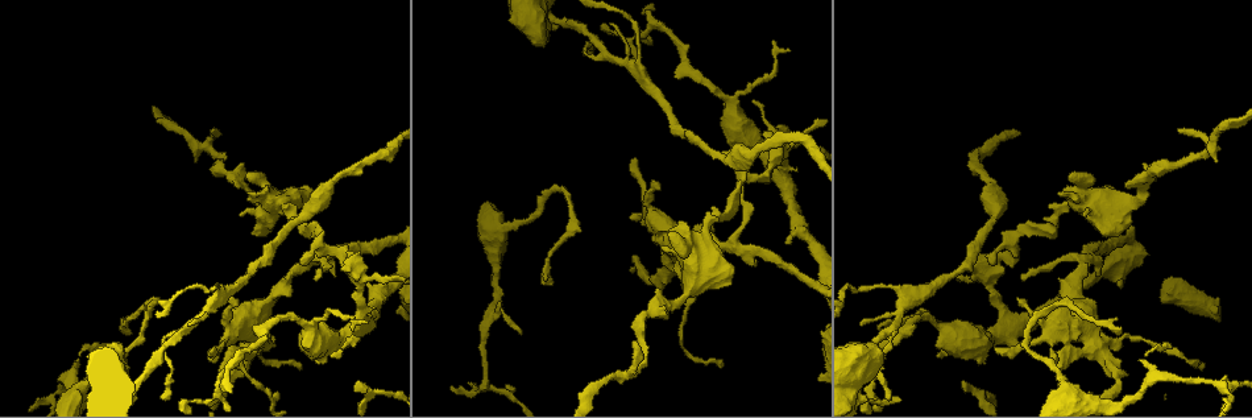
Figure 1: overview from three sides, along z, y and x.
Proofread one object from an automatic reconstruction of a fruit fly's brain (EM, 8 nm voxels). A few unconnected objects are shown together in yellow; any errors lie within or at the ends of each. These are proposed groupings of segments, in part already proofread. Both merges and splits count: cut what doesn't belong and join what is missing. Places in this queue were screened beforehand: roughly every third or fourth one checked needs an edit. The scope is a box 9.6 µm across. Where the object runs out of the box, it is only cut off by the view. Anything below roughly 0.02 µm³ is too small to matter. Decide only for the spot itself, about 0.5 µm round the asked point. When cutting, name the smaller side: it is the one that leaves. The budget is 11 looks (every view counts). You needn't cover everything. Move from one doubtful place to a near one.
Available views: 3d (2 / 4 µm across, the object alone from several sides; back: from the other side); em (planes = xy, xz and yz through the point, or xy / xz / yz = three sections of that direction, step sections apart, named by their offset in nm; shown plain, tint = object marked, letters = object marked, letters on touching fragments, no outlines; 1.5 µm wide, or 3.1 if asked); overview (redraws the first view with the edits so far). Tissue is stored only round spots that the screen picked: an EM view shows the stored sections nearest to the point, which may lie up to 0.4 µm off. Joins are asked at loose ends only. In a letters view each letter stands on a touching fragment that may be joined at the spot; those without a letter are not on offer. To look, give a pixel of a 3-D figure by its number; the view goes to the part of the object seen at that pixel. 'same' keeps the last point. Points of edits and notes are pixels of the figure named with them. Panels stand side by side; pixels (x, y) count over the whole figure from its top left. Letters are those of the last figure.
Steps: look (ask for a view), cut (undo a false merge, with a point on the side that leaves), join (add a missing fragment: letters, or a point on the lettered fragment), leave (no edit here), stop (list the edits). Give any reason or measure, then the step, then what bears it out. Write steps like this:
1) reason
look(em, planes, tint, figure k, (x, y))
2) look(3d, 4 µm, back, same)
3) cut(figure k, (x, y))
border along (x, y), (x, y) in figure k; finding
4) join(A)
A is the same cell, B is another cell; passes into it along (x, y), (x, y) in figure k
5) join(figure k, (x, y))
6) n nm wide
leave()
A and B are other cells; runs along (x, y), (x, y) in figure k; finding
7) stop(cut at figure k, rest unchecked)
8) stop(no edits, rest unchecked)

branch stops here
look(em, planes, letters, figure 1, (1119, 333))

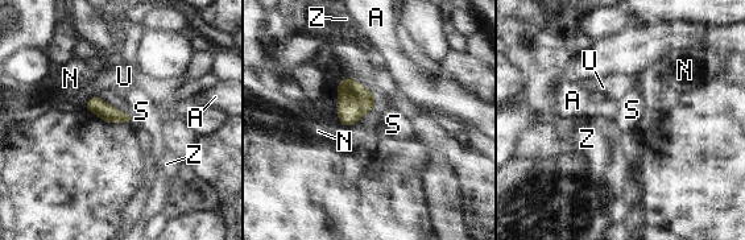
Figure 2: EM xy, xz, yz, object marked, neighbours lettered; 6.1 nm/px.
leave()
A, N, S, U and Z are other cells; border along (128, 114), (131, 119) in figure 2; no lettered fragment goes on from it

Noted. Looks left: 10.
branch point
look(em, yz, step 8, tint, figure 1, (603, 52))

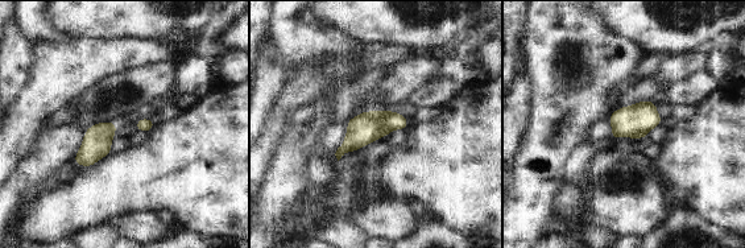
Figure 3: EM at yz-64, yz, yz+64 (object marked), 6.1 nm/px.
cut it another way
look(em, planes, letters, same)

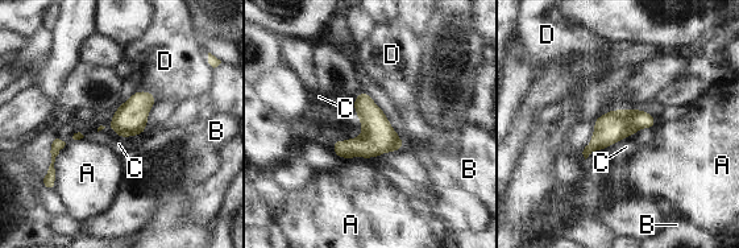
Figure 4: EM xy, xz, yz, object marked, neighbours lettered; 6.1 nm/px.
leave()
A, B, C and D are other cells; border along (632, 135), (615, 143) in figure 4; one cell here

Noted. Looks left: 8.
free end
look(em, planes, letters, figure 1, (313, 279))

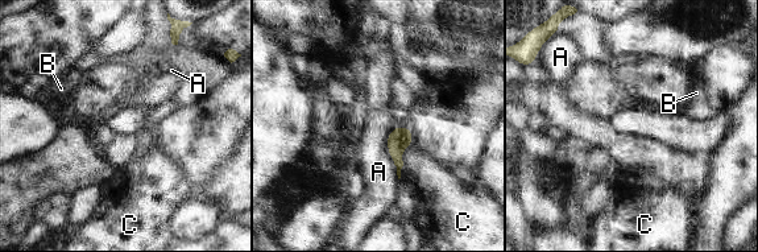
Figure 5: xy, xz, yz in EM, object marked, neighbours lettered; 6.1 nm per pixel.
140 nm wide
leave()
A, B and C are other cells; border along (397, 126), (386, 149), (398, 178) in figure 5; no lettered fragment goes on from it

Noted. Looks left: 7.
thin end
look(em, planes, letters, figure 1, (939, 353))

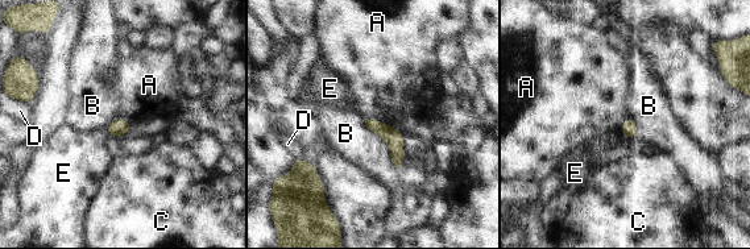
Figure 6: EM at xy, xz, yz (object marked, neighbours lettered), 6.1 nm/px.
leave()
A, B, C, D and E are other cells; runs along (368, 123), (394, 142), (398, 162) in figure 6; none of them fits

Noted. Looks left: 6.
stop(no edits, rest unchecked)

